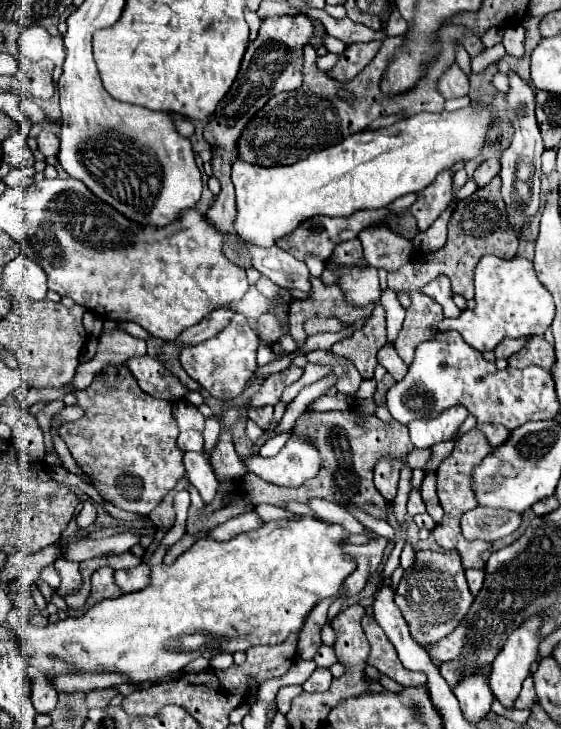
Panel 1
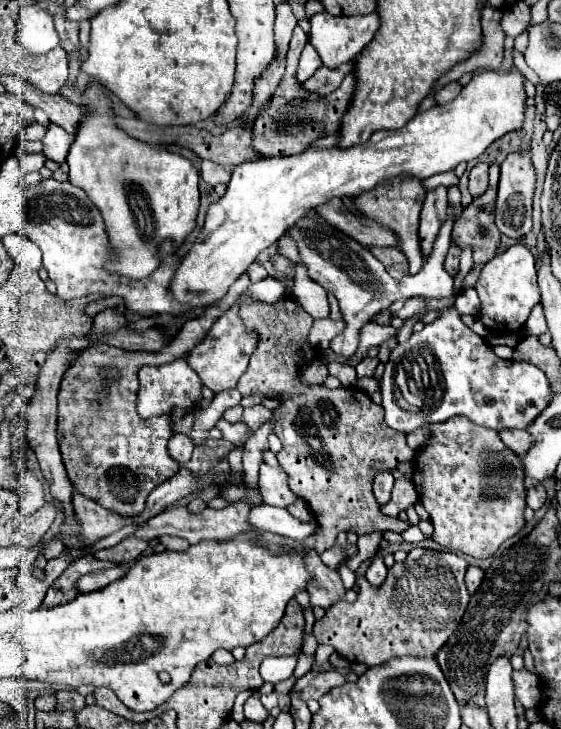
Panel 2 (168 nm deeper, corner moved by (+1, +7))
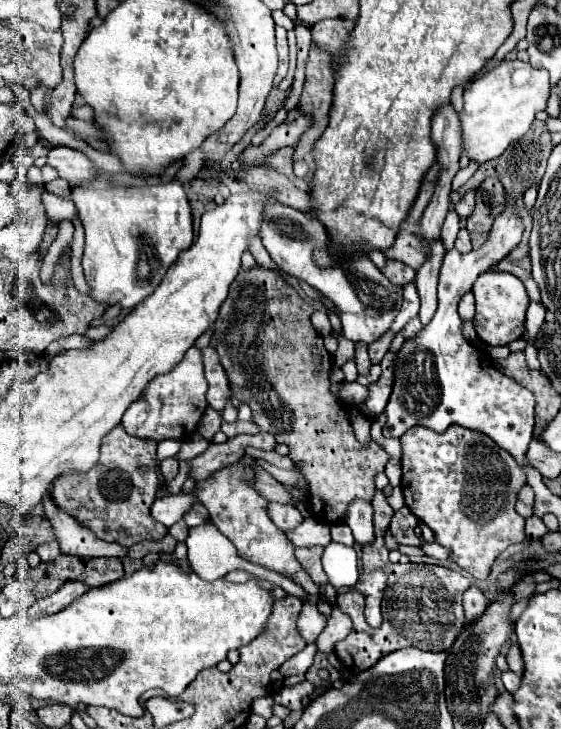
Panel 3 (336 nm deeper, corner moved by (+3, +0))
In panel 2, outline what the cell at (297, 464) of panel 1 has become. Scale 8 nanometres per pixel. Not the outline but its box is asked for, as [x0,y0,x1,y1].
[259,464,295,508]

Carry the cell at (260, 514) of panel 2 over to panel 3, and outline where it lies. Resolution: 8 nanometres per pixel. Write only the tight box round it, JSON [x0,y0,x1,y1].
[287,517,331,547]

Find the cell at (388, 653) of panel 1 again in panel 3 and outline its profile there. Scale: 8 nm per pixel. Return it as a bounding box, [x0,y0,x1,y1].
[335,491,471,673]

